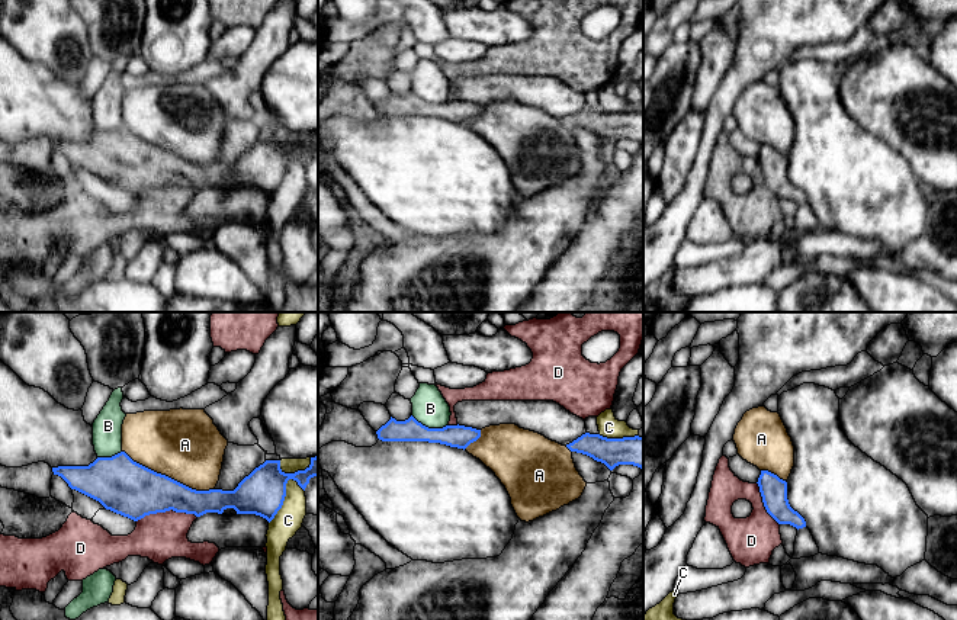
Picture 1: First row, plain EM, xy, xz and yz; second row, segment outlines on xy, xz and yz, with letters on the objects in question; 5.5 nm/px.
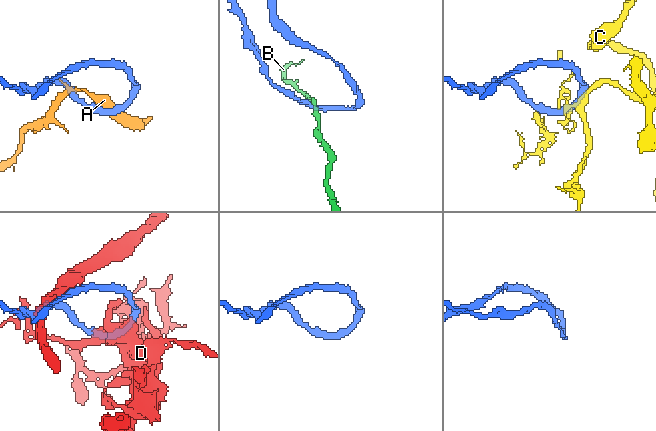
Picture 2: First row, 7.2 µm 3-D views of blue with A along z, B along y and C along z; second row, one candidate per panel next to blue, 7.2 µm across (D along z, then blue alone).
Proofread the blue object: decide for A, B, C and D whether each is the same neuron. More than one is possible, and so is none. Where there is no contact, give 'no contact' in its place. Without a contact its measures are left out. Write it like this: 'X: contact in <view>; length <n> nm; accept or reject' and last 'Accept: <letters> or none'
A: contact in xy; length 550 nm; reject
B: contact in xz; length 220 nm; reject
C: contact in xy; length 280 nm; reject
D: contact in xy; length 340 nm; accept
Accept: D

